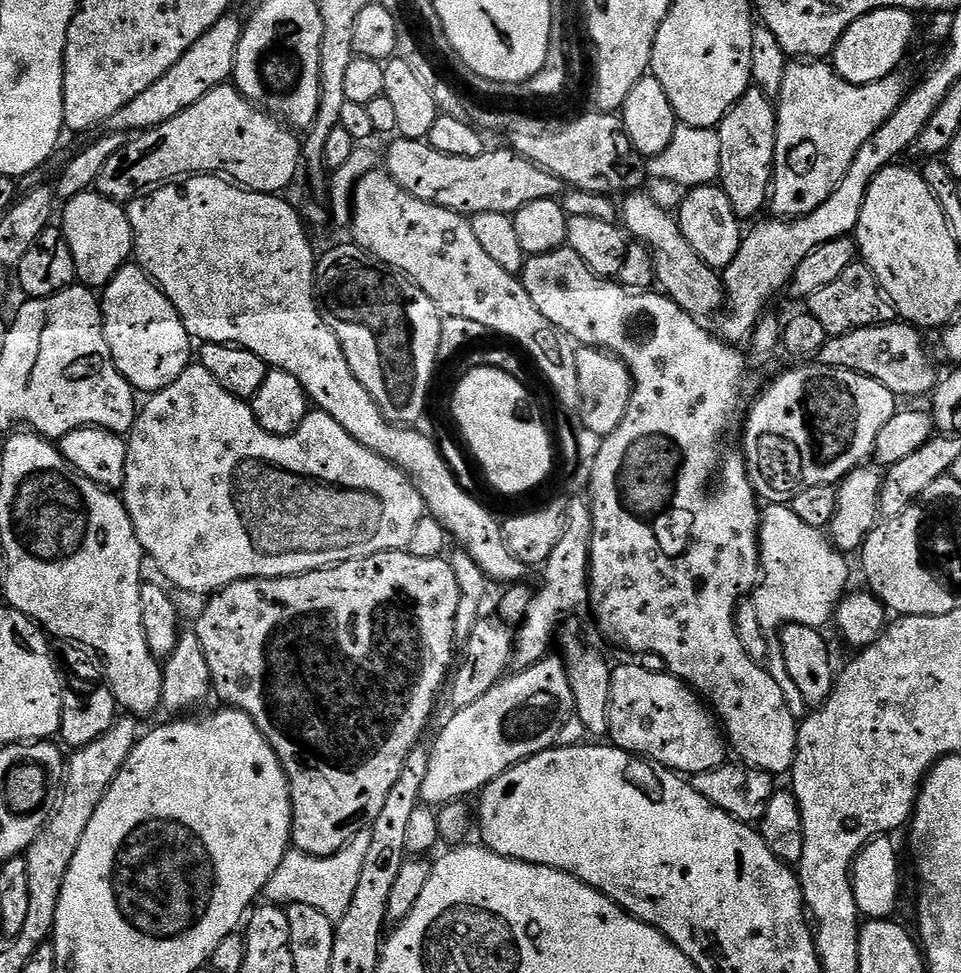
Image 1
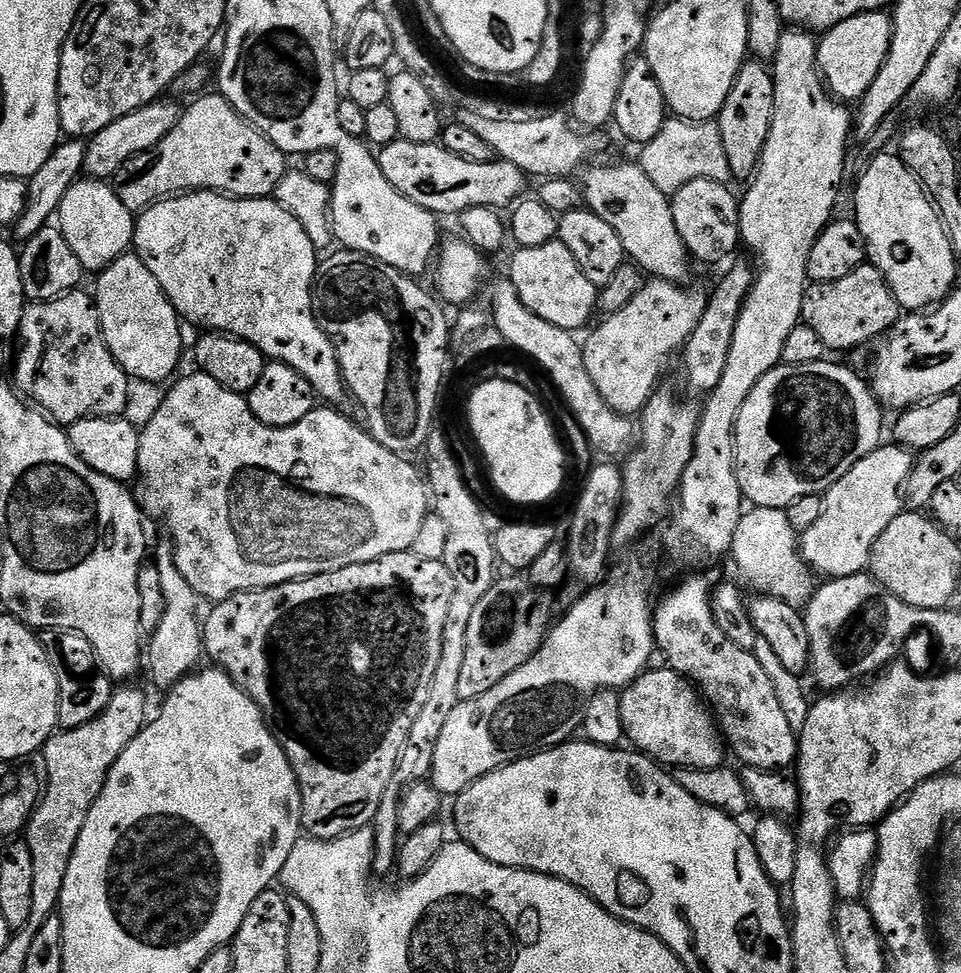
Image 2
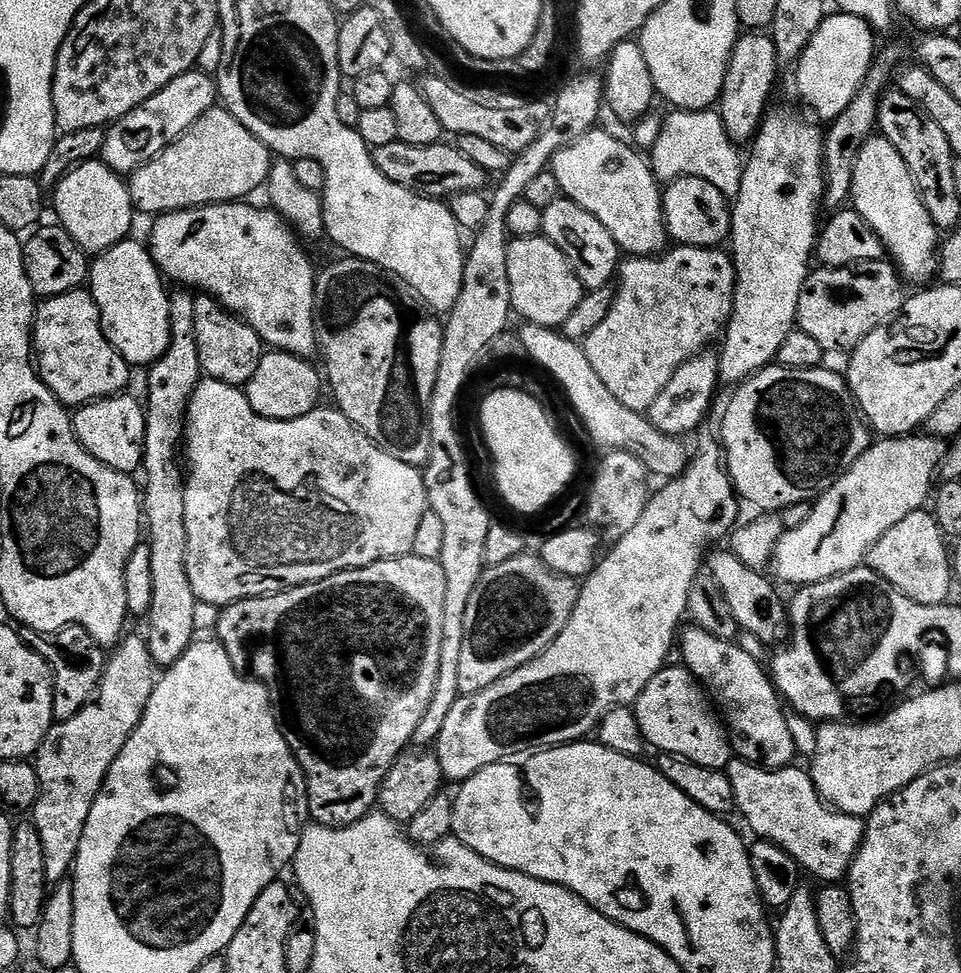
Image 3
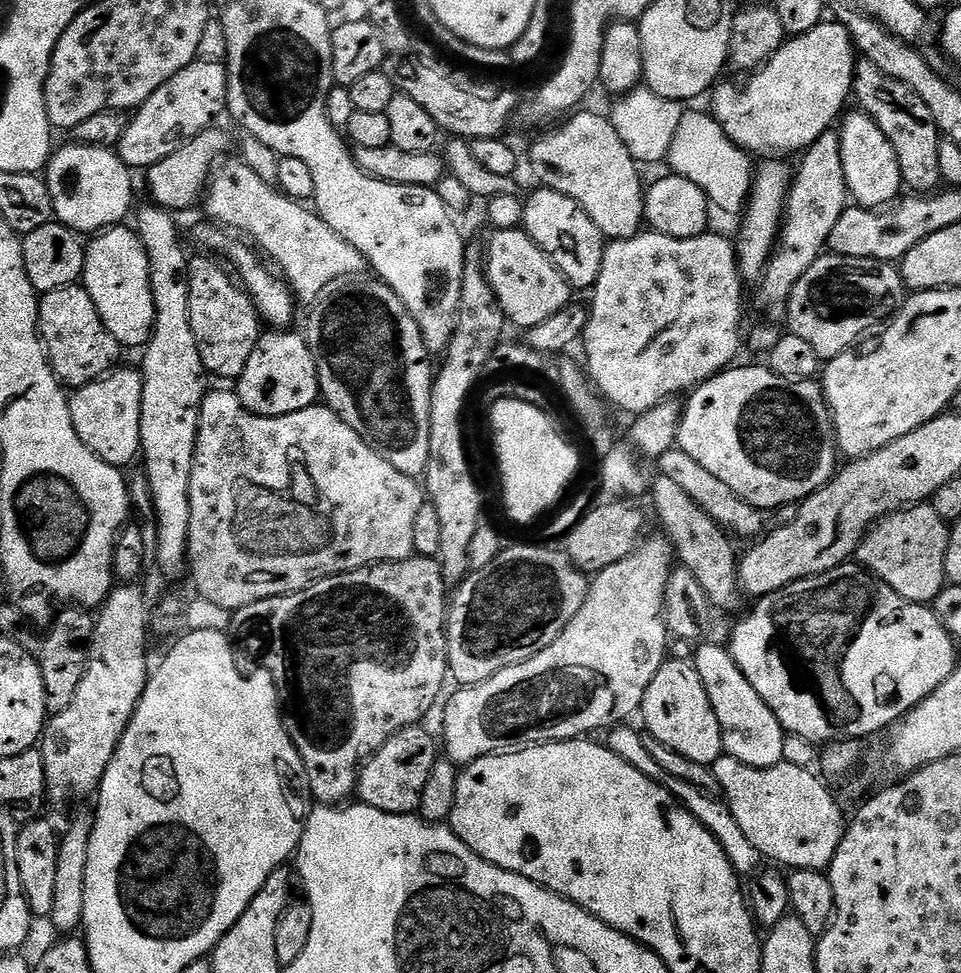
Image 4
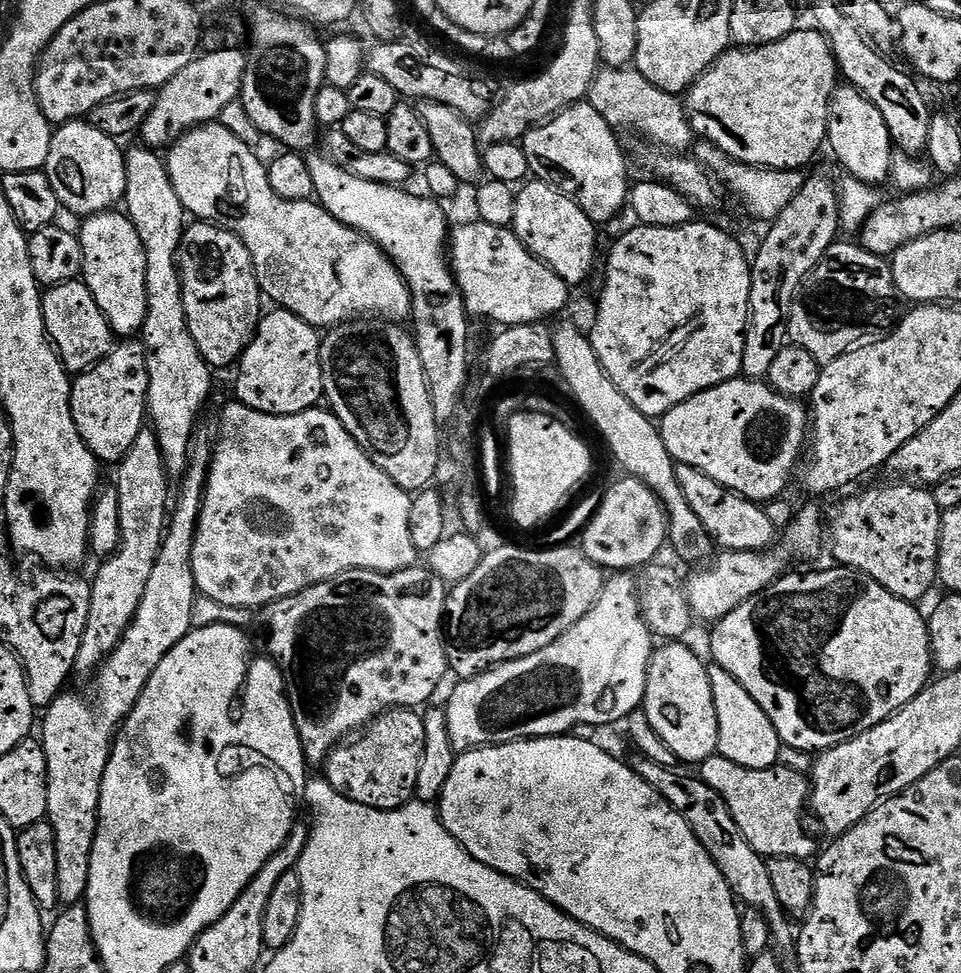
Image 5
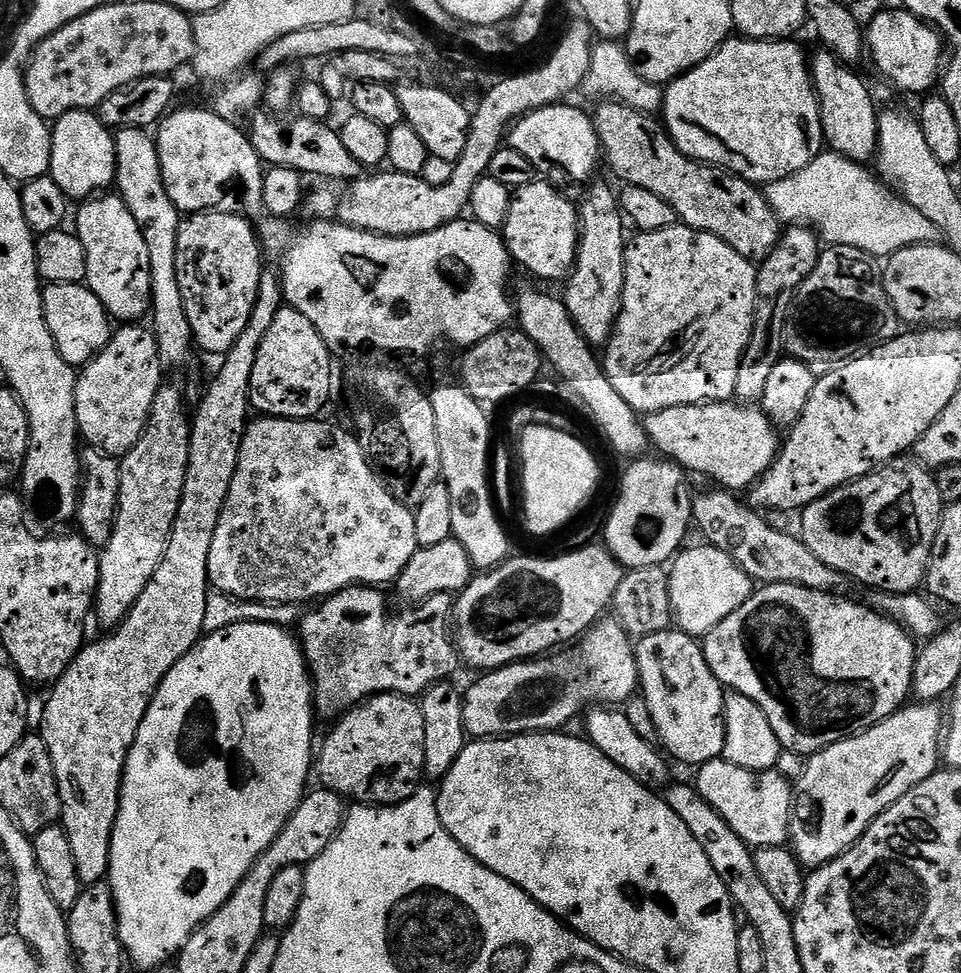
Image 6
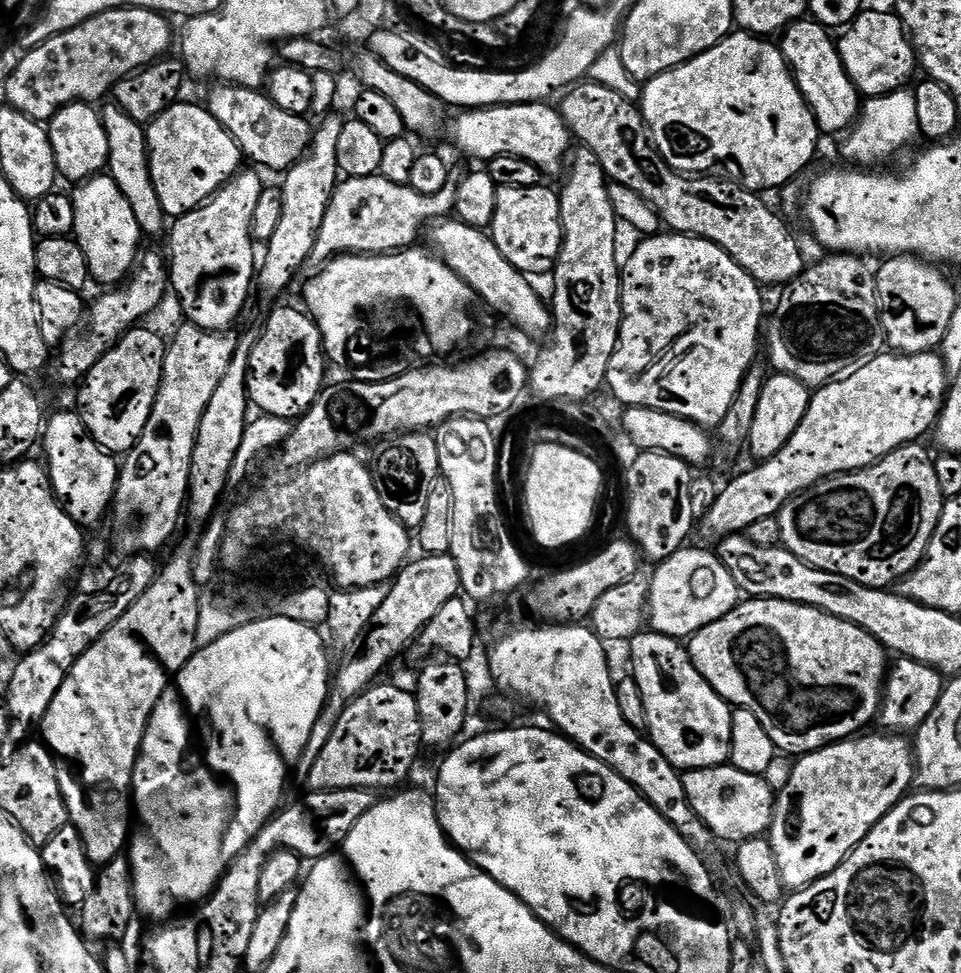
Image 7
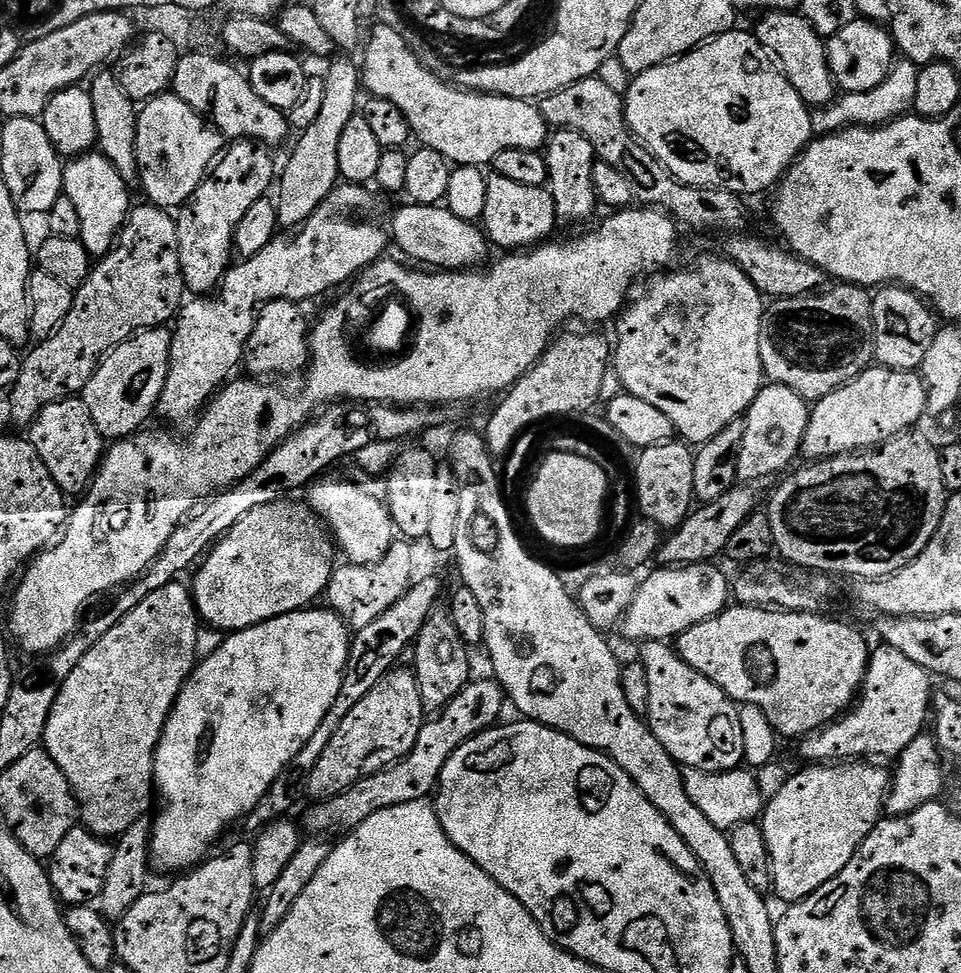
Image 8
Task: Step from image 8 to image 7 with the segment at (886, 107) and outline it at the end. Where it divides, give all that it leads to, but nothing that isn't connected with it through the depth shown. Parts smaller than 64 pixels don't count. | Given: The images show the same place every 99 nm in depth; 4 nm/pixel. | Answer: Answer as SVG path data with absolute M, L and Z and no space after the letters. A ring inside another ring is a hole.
M907 87L897 92L870 96L863 101L860 114L855 124L843 137L844 156L853 160L856 166L884 166L891 156L899 154L903 148L911 146L920 136L918 113L914 107L914 91Z

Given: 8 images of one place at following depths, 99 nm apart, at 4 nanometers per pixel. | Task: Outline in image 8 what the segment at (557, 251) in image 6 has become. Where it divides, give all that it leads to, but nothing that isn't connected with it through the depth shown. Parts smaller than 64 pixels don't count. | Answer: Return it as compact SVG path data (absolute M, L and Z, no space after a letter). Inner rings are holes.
M495 174L488 176L486 210L482 221L489 241L500 250L531 250L547 241L558 225L556 200L547 187L522 186Z

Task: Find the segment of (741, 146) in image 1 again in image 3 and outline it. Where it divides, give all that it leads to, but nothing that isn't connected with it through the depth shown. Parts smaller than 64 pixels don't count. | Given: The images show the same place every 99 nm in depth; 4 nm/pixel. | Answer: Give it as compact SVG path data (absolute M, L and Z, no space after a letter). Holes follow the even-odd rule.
M748 30L736 37L736 45L730 54L726 78L718 101L722 126L726 126L726 134L730 134L736 145L744 146L755 140L769 111L768 99L772 96L772 87L775 86L776 75L780 71L782 65L778 58L778 50L767 31Z

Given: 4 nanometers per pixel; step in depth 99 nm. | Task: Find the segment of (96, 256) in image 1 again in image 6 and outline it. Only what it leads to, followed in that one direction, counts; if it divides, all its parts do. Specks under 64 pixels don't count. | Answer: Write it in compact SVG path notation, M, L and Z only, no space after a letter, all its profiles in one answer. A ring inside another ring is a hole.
M81 110L61 116L50 128L52 134L52 166L50 175L68 195L69 201L84 202L116 182L116 155L113 129L101 122L99 115L92 110Z

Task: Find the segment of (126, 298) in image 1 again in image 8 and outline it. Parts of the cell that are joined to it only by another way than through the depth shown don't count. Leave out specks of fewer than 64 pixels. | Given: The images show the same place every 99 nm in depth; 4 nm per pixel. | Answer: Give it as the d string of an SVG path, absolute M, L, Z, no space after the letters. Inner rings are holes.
M99 151L85 152L84 155L69 159L64 164L63 195L74 202L78 210L78 219L82 222L79 240L84 243L89 256L99 258L105 256L116 243L120 229L128 220L130 203L128 204L130 186L114 170L114 166Z

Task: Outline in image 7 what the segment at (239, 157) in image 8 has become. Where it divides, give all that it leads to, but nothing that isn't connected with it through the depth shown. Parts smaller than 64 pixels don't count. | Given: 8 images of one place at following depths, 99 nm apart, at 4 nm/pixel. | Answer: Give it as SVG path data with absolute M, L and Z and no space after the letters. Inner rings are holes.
M237 172L211 200L185 216L175 217L173 224L176 225L173 228L171 225L166 236L171 291L176 291L188 315L185 317L208 332L231 329L231 324L243 314L252 288L254 292L254 281L258 276L258 252L256 256L252 215L266 187L265 181L260 181L261 173L256 172Z

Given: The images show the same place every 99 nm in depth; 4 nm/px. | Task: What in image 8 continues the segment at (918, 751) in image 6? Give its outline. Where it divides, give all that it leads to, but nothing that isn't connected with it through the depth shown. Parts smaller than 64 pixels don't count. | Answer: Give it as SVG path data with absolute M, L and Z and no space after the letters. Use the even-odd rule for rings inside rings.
M820 762L815 766L804 766L800 773L789 775L788 781L782 790L778 791L776 797L767 801L766 807L762 813L762 827L764 837L766 838L766 846L768 853L772 859L772 886L771 891L776 892L776 896L780 900L788 900L784 902L795 902L804 900L810 894L814 894L814 890L818 890L826 882L830 882L830 878L834 878L840 871L847 866L850 858L854 858L856 849L860 847L866 837L876 829L876 825L882 819L882 813L886 808L886 797L890 787L890 772L889 769L871 768L870 765L864 764L868 762Z

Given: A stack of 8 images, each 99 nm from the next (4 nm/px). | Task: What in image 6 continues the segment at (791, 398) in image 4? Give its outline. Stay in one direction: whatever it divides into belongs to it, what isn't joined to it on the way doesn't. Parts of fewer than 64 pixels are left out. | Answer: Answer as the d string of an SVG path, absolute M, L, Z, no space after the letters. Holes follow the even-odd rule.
M709 402L667 408L651 413L644 420L644 429L648 431L651 447L657 448L661 457L671 458L689 473L701 472L702 475L717 480L720 483L717 485L724 490L751 489L752 485L766 474L766 470L772 467L782 447L781 437L776 437L778 429L768 419L768 415L759 407L739 402Z

